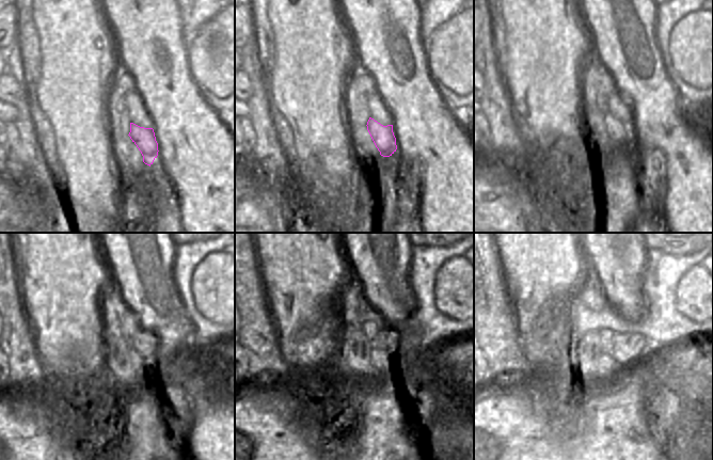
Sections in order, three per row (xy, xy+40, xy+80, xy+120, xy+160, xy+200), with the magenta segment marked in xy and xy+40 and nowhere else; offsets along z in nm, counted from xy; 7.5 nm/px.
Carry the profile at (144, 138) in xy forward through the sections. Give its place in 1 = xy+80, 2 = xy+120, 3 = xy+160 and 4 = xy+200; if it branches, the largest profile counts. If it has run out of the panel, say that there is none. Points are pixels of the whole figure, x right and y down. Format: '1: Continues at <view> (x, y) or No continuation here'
1: Continues at xy+80 (619, 132)
2: Continues at xy+120 (138, 364)
3: Continues at xy+160 (380, 362)
4: Continues at xy+200 (606, 366)

